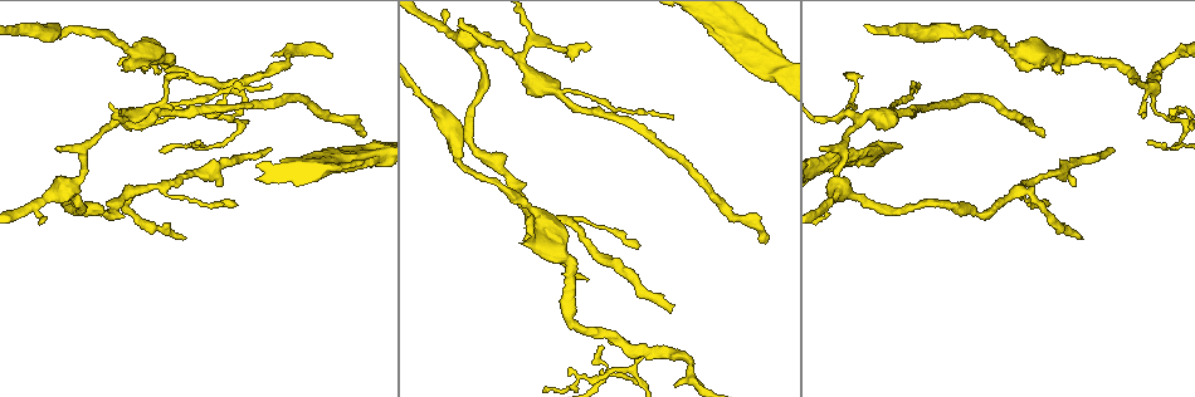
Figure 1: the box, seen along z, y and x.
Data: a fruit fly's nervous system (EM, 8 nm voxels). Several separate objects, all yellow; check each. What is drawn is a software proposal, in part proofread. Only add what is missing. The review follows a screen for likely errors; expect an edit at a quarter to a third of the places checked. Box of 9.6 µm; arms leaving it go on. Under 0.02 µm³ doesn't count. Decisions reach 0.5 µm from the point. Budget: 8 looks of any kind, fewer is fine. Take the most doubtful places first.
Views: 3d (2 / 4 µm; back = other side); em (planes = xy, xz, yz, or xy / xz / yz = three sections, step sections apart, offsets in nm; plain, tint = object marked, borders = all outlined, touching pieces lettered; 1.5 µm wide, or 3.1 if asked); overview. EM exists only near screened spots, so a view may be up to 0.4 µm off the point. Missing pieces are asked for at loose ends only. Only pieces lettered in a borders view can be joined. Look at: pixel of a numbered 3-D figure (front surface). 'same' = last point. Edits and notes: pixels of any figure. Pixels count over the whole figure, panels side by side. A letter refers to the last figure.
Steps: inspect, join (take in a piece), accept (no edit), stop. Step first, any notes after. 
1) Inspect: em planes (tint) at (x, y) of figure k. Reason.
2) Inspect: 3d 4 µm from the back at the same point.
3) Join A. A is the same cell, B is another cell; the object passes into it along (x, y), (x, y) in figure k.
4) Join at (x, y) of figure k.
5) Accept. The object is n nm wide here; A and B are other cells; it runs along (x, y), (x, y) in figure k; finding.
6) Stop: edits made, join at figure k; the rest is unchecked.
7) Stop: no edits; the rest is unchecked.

Inspect: em yz step 8 (borders) at (340, 147) of figure 1. Branch stops here.

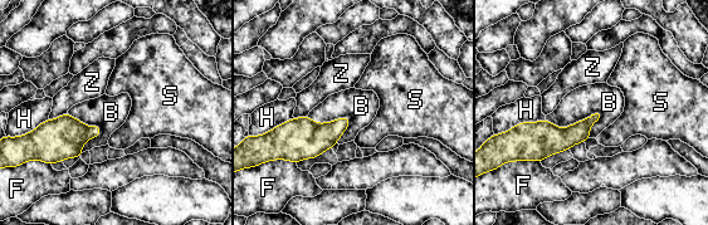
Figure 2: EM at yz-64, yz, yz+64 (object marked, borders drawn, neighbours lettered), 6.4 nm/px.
Inspect: em planes (borders) at the same point. Another direction.

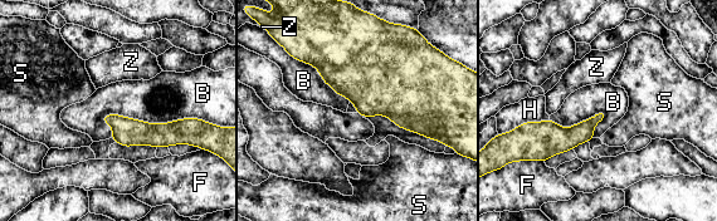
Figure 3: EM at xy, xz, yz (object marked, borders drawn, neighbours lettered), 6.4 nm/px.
Accept. B, F, H, S and Z are other cells; none of them fits.

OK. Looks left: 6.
Inspect: em xy step 4 (tint) at (1144, 118) of figure 1. Thin end.

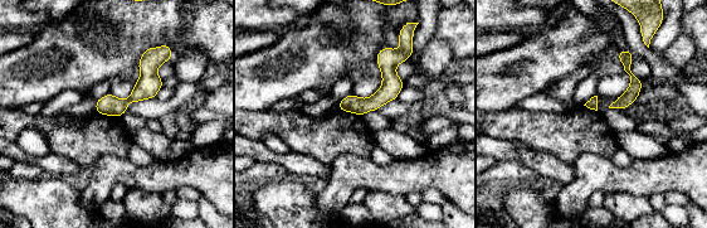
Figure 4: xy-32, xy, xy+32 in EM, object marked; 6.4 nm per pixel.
Inspect: em planes (borders) at the same point. Another direction.

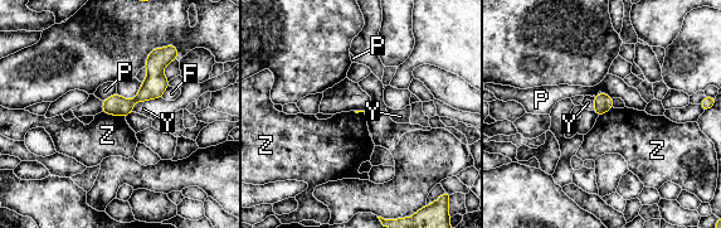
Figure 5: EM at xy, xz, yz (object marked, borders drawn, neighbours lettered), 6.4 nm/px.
Accept. F, P, Y and Z are other cells; a border runs along (102, 111), (125, 117) in figure 5; none of them fits.

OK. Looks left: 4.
Inspect: em xz step 8 (borders) at (849, 74) of figure 1. Tapers out.

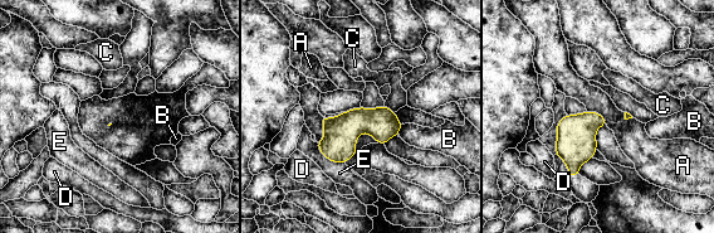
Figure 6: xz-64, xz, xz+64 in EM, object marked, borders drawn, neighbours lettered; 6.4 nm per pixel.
Accept. A, B, C, D and E are other cells; a border runs along (587, 110), (596, 111), (607, 125) in figure 6; no lettered piece goes on from it.

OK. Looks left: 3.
Stop: no edits; the rest is unchecked.

